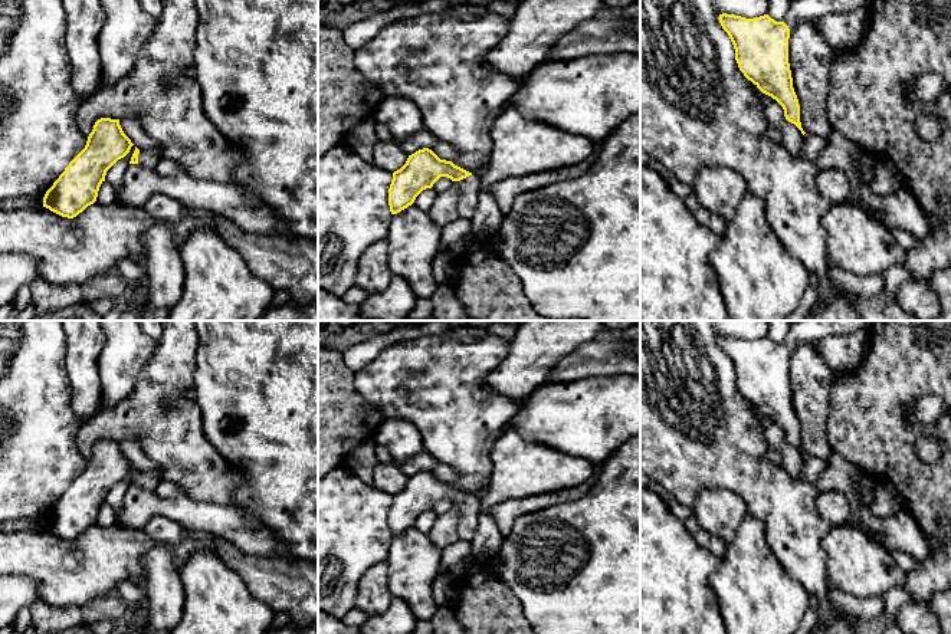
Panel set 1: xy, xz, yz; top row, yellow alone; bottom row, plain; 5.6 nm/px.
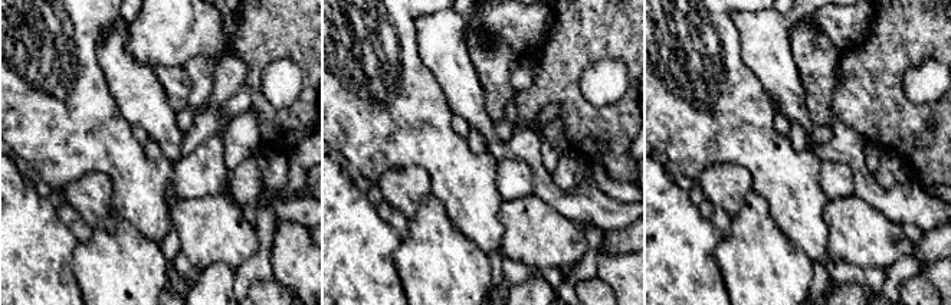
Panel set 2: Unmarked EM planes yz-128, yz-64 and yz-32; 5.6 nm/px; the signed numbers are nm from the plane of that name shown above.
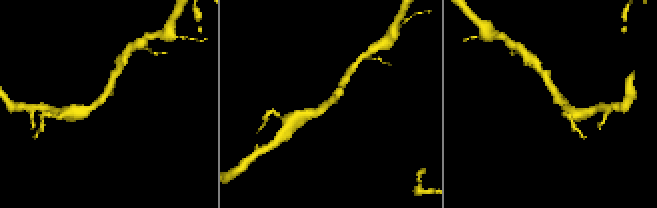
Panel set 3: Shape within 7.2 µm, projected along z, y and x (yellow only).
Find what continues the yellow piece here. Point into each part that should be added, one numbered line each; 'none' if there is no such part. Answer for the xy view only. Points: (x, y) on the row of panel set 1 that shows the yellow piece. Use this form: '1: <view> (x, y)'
1: xy (148, 158)

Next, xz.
1: xz (468, 187)

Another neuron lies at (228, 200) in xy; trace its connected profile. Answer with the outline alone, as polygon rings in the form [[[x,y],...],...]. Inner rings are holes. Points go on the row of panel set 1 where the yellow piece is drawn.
[[[129,164],[117,190],[117,203],[141,208],[155,193],[171,197],[184,208],[207,210],[250,233],[285,233],[295,237],[272,210],[252,206],[240,185],[196,180],[184,173],[161,175],[154,168]]]

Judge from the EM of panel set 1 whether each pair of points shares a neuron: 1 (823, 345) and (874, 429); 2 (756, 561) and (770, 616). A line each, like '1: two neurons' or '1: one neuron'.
1: two neurons
2: one neuron

